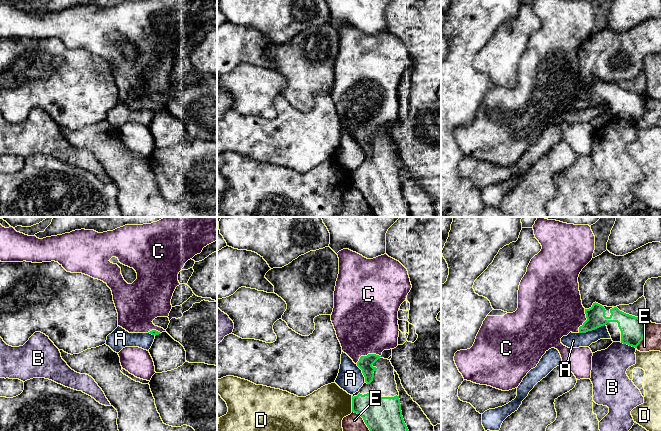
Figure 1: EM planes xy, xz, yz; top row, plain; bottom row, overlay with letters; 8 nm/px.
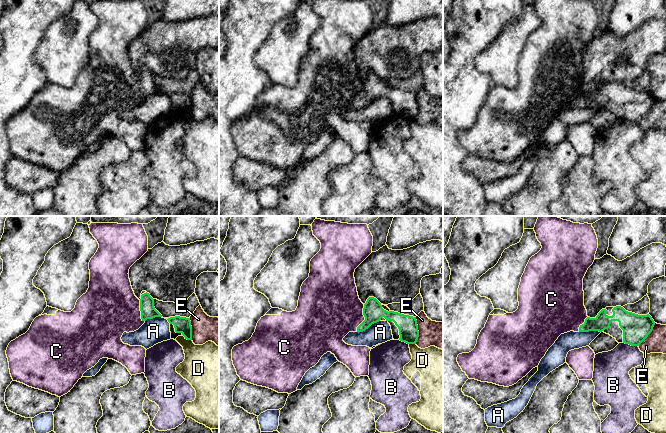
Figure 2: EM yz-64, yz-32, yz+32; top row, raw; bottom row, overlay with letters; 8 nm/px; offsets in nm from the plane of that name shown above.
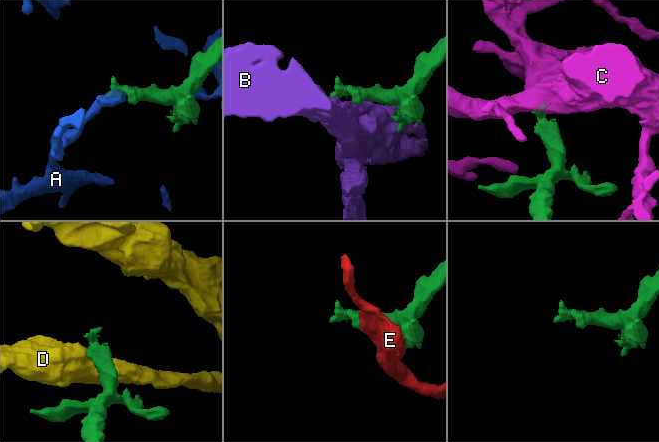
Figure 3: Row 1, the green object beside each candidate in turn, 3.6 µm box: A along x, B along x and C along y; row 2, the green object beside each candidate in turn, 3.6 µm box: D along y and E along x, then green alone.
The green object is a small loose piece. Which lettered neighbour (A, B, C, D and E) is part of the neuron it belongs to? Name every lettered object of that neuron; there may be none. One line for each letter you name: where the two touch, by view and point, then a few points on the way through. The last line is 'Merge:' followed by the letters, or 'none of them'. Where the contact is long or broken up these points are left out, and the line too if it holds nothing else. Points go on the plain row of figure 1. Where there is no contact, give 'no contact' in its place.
C: xz (368, 130)
Merge: C

